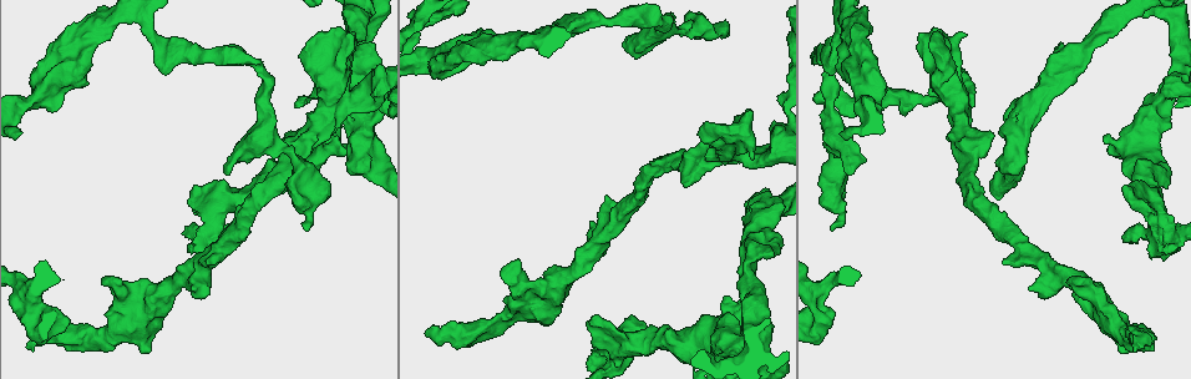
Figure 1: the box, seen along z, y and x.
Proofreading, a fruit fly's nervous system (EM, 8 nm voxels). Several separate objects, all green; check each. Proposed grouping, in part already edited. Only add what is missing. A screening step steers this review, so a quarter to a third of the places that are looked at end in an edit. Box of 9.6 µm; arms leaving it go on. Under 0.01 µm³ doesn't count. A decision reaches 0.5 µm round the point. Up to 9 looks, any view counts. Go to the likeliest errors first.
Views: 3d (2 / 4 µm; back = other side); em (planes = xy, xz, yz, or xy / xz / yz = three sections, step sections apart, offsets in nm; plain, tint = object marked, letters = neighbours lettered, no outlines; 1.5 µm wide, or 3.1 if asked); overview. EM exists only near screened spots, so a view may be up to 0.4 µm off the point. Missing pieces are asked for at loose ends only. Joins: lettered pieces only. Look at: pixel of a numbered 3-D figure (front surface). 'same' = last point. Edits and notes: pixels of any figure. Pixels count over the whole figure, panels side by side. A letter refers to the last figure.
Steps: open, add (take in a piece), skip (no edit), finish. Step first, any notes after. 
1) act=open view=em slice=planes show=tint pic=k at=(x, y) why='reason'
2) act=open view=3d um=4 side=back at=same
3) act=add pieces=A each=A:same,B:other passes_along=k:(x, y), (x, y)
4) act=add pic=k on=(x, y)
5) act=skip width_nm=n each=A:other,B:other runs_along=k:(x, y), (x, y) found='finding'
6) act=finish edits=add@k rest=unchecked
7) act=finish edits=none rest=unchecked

act=open view=em slice=yz step=4 show=letters pic=1 at=(832, 228) why='an open end'

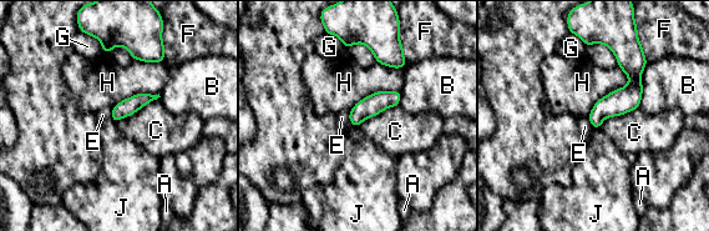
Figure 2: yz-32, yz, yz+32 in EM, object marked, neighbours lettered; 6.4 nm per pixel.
act=skip each=A:other,B:other,C:other,E:other,F:other,G:other,H:other,J:other runs_along=2:(616, 48), (632, 86), (596, 125) found='no lettered piece goes on from it'

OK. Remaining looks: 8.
act=open view=em slice=planes show=letters pic=1 at=(846, 171) why='stops while still wide'

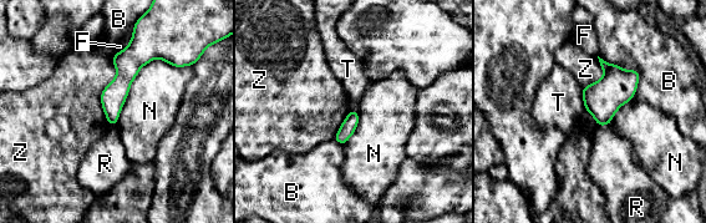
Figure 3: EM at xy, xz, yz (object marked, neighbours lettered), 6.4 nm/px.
act=skip each=B:other,F:other,N:other,R:other,T:other,Z:other found='no lettered piece goes on from it'

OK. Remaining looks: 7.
act=open view=3d um=2 pic=1 at=(361, 44) why='branch stops here'

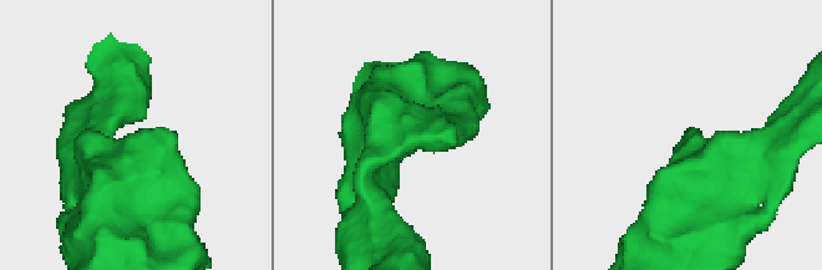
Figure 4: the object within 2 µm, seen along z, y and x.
act=open view=em slice=planes show=letters pic=4 at=(693, 137) why='need the tissue'

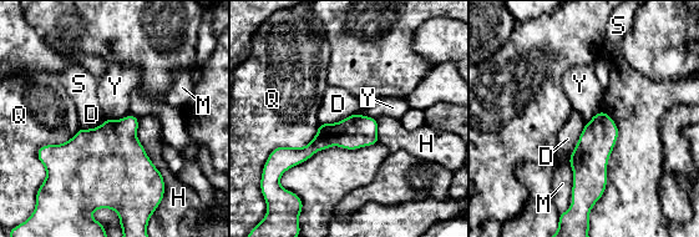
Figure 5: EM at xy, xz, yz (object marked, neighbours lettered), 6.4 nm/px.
act=skip each=D:other,H:other,M:other,Q:other,S:other,Y:other runs_along=5:(374, 124), (330, 134), (280, 161) found='no lettered piece goes on from it'

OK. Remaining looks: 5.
act=open view=3d um=4 pic=1 at=(729, 127) why='free end'

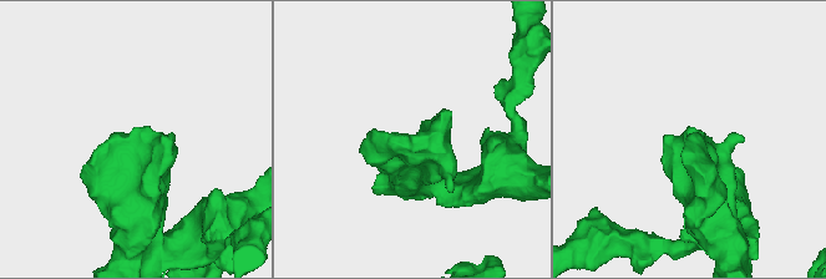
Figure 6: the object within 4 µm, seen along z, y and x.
act=open view=em slice=planes show=letters pic=6 at=(132, 130)

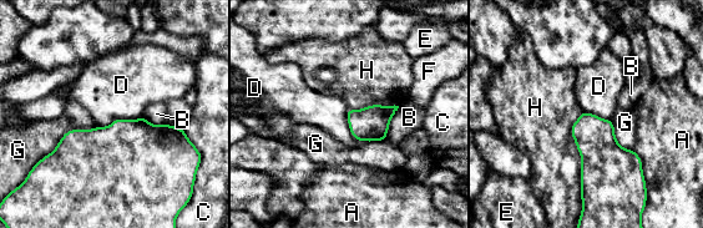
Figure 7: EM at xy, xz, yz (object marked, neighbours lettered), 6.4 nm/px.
act=skip longest_contact=H:600nm each=A:other,B:other,C:other,D:other,E:other,F:other,G:other,H:other found='no lettered piece goes on from it'

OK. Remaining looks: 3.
act=finish edits=none rest=unchecked

